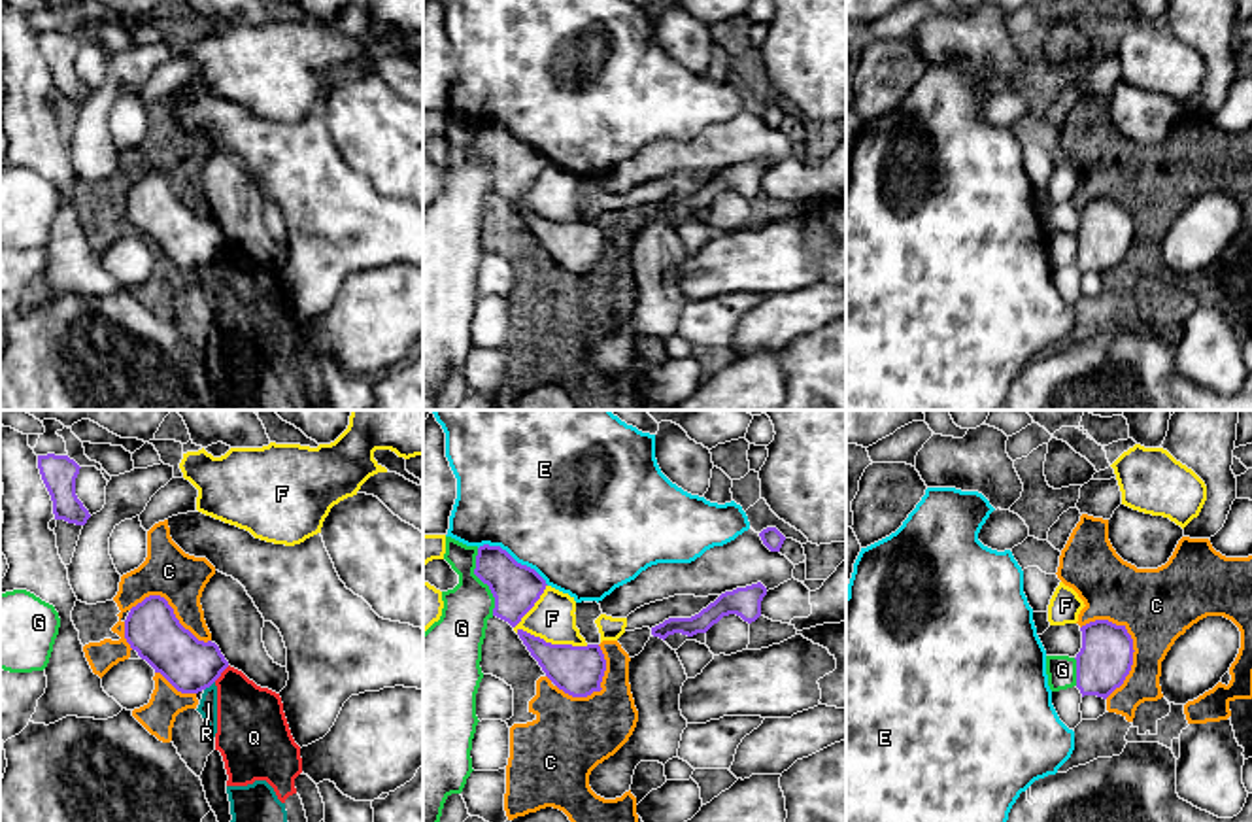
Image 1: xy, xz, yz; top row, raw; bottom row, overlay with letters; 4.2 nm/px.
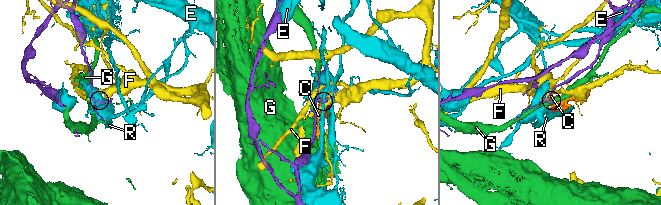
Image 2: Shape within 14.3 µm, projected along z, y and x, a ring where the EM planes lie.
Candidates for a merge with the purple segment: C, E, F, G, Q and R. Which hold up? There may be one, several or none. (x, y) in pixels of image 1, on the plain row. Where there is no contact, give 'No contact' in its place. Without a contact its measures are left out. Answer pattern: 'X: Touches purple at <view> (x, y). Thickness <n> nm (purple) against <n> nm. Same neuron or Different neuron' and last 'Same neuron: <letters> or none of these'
C: Touches purple at yz (1133, 227). Thickness 220 nm (purple) against 320 nm. Different neuron
E: Touches purple at xz (512, 135). Thickness 200 nm (purple) against 500 nm. Different neuron
F: Touches purple at xz (550, 220). Thickness 220 nm (purple) against 190 nm. Different neuron
G: Touches purple at xz (484, 159). Thickness 200 nm (purple) against 220 nm. Different neuron
Q: Touches purple at xy (221, 248). Thickness 220 nm (purple) against 280 nm. Different neuron
R: Touches purple at xy (208, 263). Thickness 220 nm (purple) against 80 nm. Different neuron
Same neuron: none of these

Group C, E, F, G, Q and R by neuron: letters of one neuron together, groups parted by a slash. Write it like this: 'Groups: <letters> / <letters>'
Groups: C Q R / E / F / G

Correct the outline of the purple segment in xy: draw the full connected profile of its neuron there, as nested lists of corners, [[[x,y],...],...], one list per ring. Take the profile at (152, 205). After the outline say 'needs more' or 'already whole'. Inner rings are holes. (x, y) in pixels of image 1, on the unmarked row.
[[[149,172],[130,185],[125,197],[125,215],[181,270],[210,265],[228,244],[219,223],[211,217],[198,217],[185,206],[161,172]]]; already whole

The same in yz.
[[[1095,197],[1080,204],[1082,225],[1076,231],[1076,265],[1084,272],[1107,276],[1120,265],[1133,242],[1133,215],[1125,202]]]; already whole

